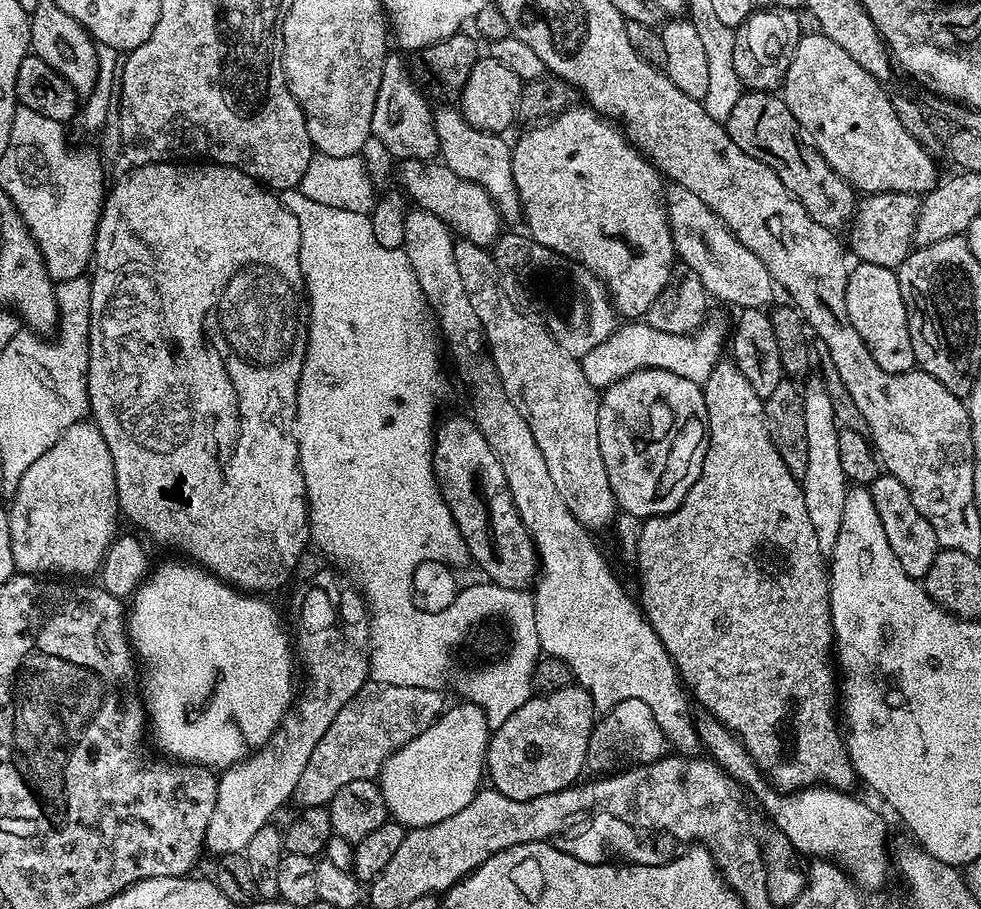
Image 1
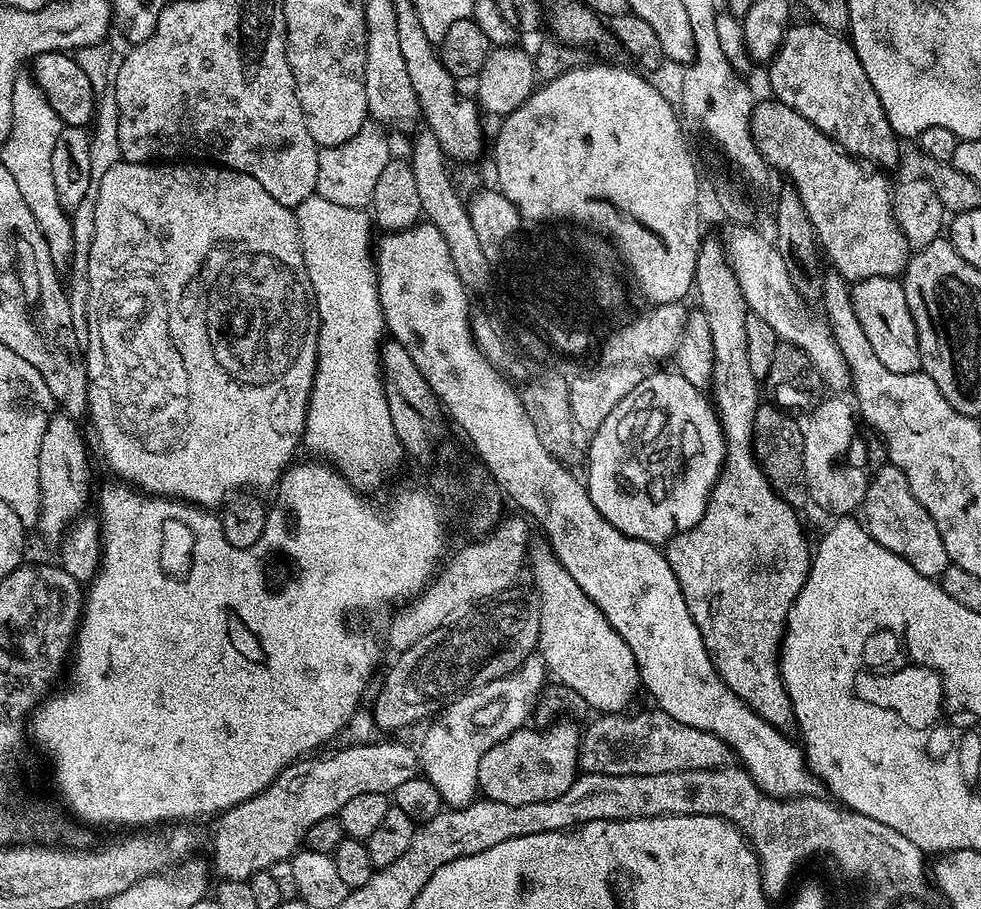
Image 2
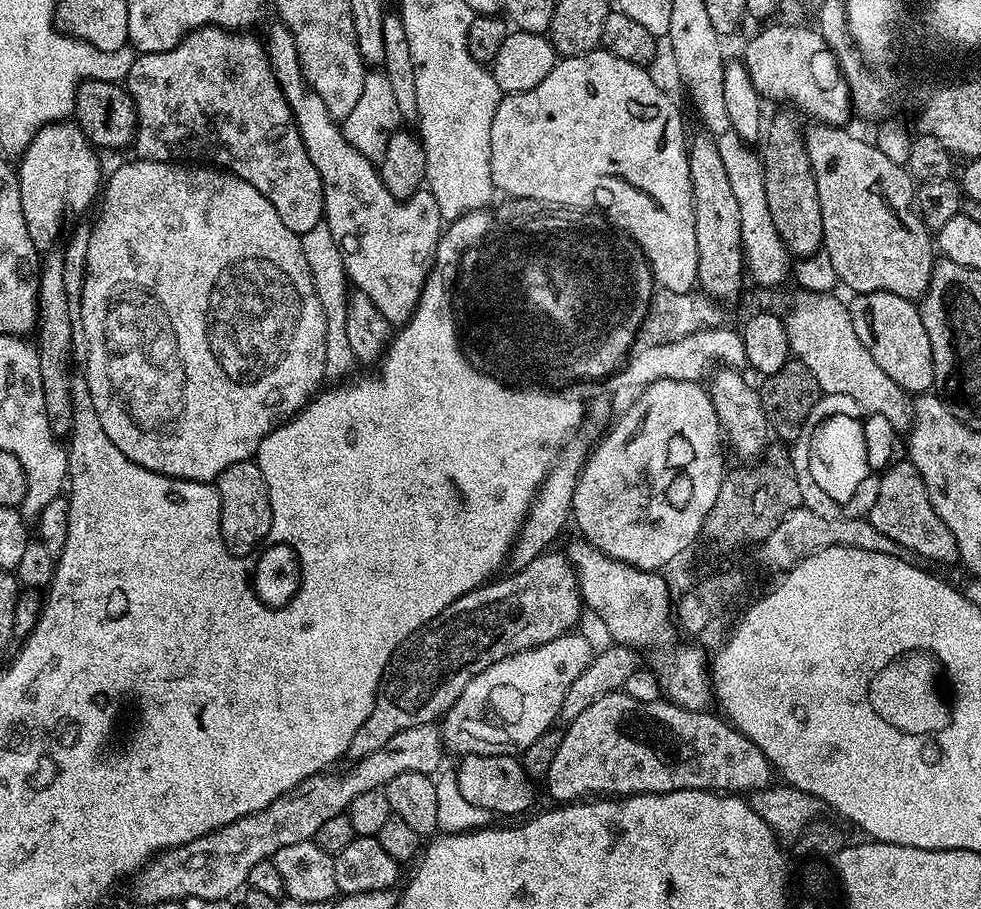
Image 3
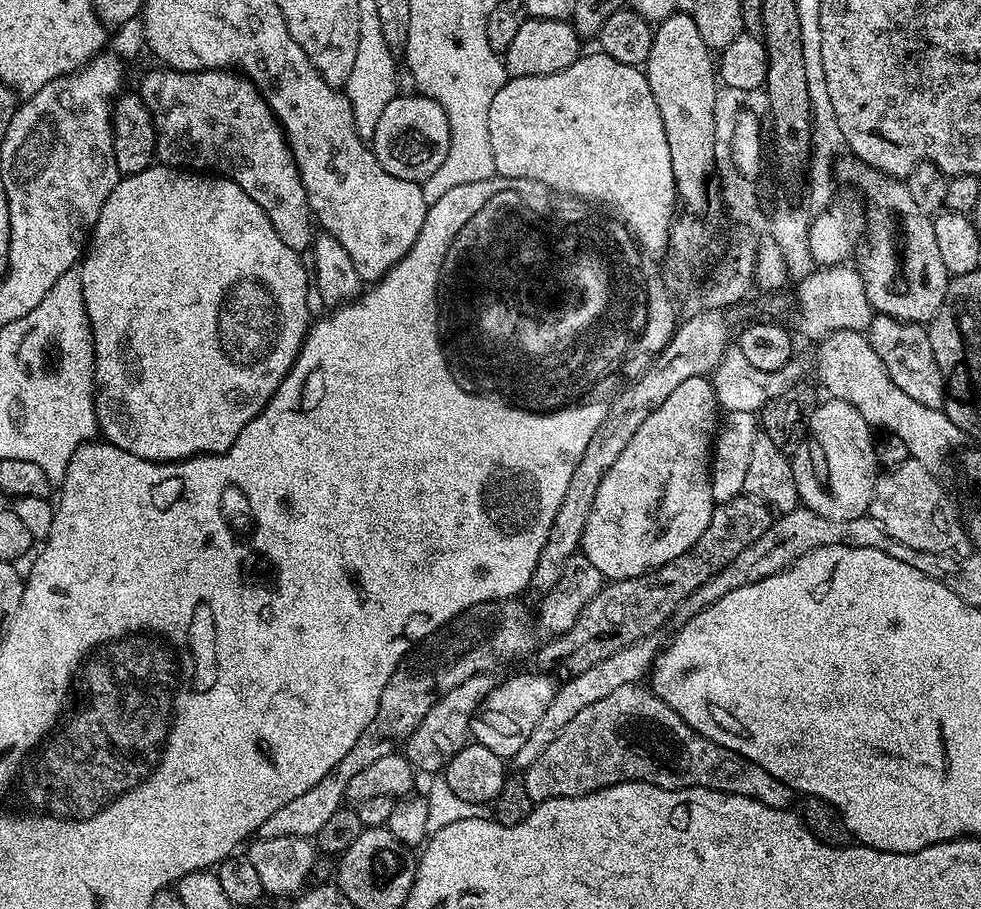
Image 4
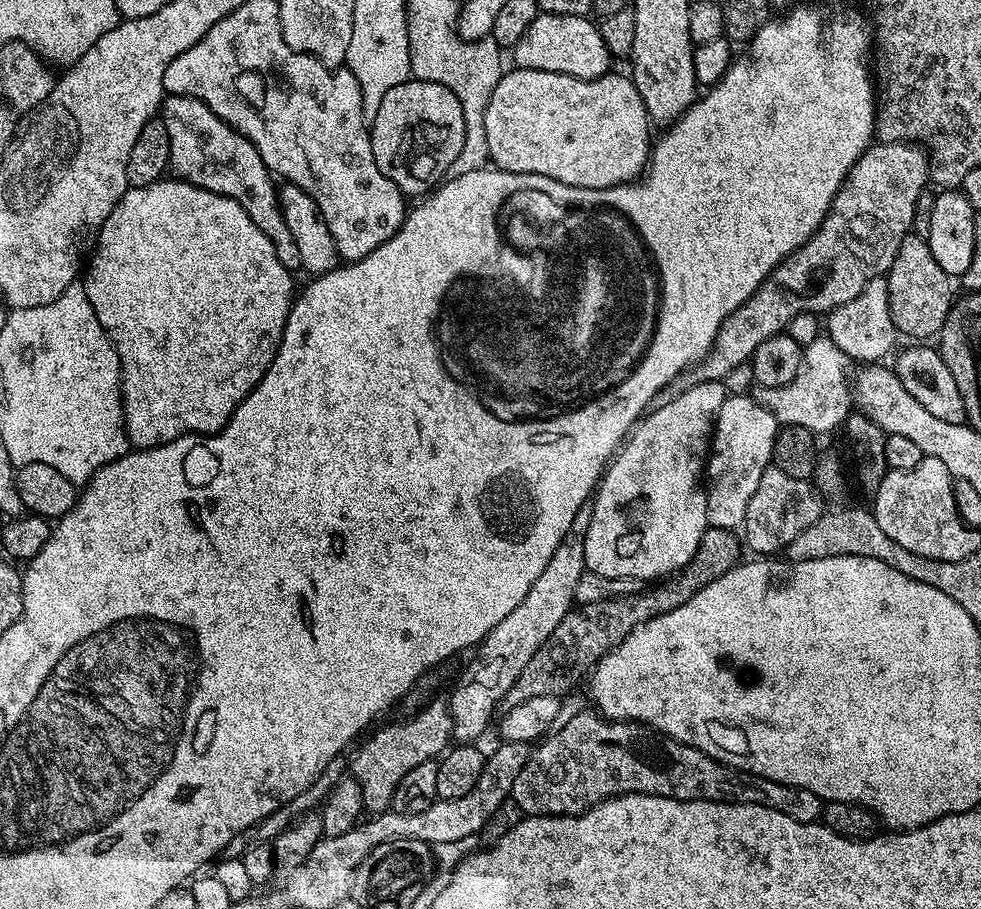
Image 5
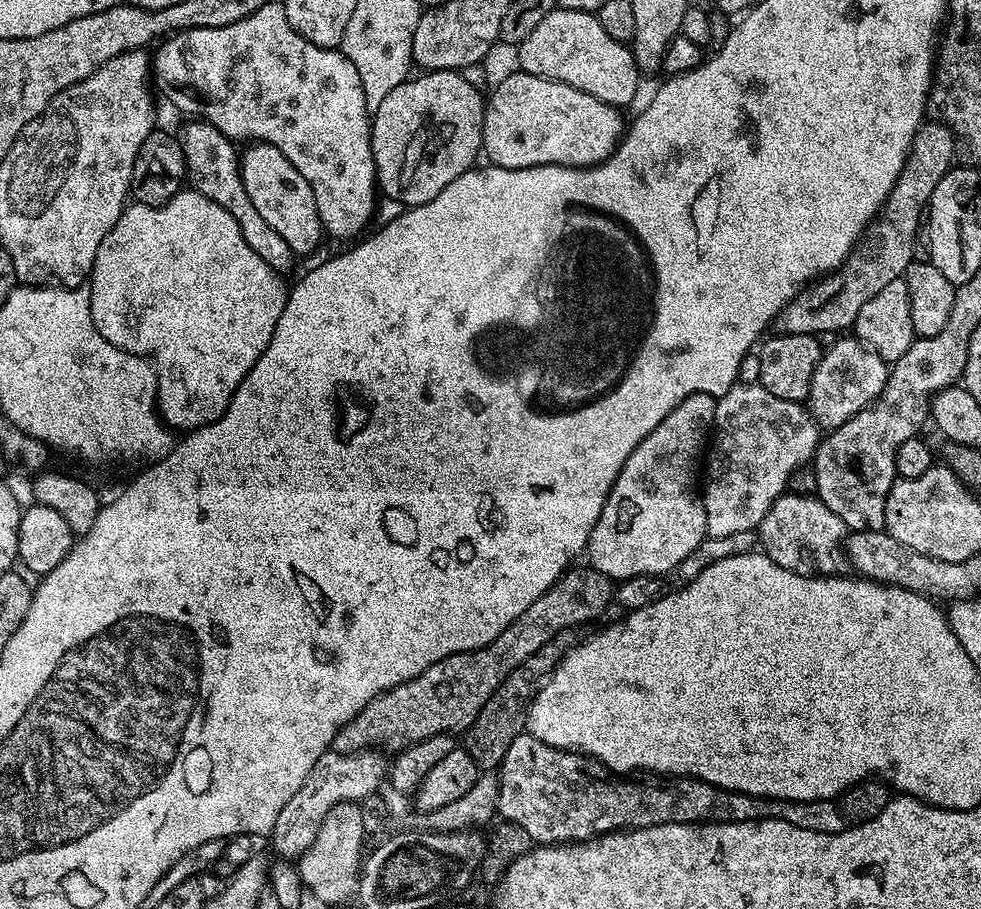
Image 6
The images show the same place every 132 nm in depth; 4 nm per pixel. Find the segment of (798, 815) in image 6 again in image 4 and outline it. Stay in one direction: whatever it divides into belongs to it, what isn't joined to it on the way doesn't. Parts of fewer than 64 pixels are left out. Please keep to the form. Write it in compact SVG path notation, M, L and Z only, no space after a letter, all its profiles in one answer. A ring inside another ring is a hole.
M640 682L618 686L618 690L610 690L610 694L594 702L594 706L578 710L578 714L574 714L574 719L561 730L558 738L546 746L542 758L527 768L522 779L534 802L563 796L585 796L622 782L650 782L659 788L709 788L735 796L749 796L762 802L762 806L785 810L793 807L794 799L793 790L786 786L786 782L774 778L774 774L762 770L762 766L742 758L742 754L726 750L726 746L718 746L710 742L710 738L698 734L680 715L670 710L662 698L655 696L651 687Z

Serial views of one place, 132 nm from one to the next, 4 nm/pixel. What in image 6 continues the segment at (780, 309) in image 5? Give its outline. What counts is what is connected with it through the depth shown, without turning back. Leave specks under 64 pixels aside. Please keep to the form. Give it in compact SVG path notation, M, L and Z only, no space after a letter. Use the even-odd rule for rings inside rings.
M925 122L920 125L920 128L914 134L914 142L912 148L908 151L908 157L906 162L902 166L902 174L898 174L898 182L894 182L894 190L890 190L890 194L886 198L886 202L880 207L880 213L876 216L875 220L868 225L867 232L864 233L859 244L852 249L852 253L848 256L848 259L840 265L839 269L813 283L811 287L807 289L806 294L796 296L785 308L780 312L779 316L774 321L774 328L777 333L789 336L790 334L806 334L807 336L819 337L820 332L836 332L832 334L840 334L843 328L851 329L855 325L856 319L858 318L858 310L862 310L862 306L866 306L866 302L870 302L870 298L874 298L874 294L878 294L878 290L883 290L885 286L890 286L890 282L901 279L907 273L908 268L914 263L913 256L915 254L916 246L916 234L920 228L919 219L922 212L927 209L928 200L934 194L934 186L938 186L938 182L942 182L942 178L948 173L949 168L953 167L954 161L957 159L958 153L956 151L956 137L953 136L952 131L948 129L948 125L943 122Z

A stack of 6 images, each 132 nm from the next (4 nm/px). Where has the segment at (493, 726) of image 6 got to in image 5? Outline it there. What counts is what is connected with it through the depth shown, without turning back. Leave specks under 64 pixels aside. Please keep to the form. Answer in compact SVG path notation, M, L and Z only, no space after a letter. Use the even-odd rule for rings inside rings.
M710 526L704 531L704 537L700 540L691 562L680 569L675 578L661 583L664 584L661 588L652 588L649 592L641 590L629 596L615 596L609 600L595 600L573 607L572 611L566 614L566 618L558 622L554 634L550 634L550 638L542 642L538 654L534 654L534 658L526 662L522 674L518 674L518 682L514 682L514 686L510 686L510 690L505 694L503 707L510 709L539 696L560 698L568 694L563 692L570 691L583 676L585 679L596 663L609 650L617 648L639 624L682 606L682 602L694 598L694 594L698 594L702 586L714 582L714 578L722 578L722 574L741 563L740 544L742 548L741 537L733 529Z

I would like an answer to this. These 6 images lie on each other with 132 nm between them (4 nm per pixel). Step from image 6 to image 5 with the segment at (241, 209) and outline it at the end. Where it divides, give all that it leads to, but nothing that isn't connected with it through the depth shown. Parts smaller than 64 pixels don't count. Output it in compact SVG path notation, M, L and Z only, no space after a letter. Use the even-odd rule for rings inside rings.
M165 95L158 116L166 126L166 134L170 134L168 166L171 175L177 180L185 180L188 184L198 186L202 190L210 190L214 194L222 194L238 202L246 210L246 214L250 214L250 222L254 222L254 226L258 226L262 234L272 239L274 254L278 254L278 262L282 262L282 266L290 270L299 269L302 258L298 255L298 242L294 242L294 234L290 234L290 226L286 226L284 211L280 209L278 203L278 184L275 184L277 181L262 162L262 154L258 154L255 146L243 134L236 132L218 114L214 114L214 110L206 106L206 102L198 98Z

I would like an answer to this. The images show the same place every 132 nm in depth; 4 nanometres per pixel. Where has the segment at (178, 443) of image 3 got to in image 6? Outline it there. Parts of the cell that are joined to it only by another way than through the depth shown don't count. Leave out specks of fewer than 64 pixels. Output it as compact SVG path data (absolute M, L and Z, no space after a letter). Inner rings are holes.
M182 190L170 202L155 208L135 202L129 203L125 207L124 213L118 218L118 222L102 238L102 246L98 246L98 254L94 254L94 262L90 279L86 287L90 298L90 314L98 334L106 338L116 348L126 350L135 356L143 356L152 361L152 367L156 369L156 406L158 415L169 428L173 430L191 430L201 428L207 424L213 424L217 418L226 410L226 406L232 401L232 396L238 390L242 378L258 362L262 350L270 346L270 338L274 338L274 330L278 326L278 318L282 318L282 310L288 301L289 289L284 288L281 273L275 272L250 246L246 243L246 238L242 238L242 230L230 214L218 202L210 202L200 192L195 190Z

